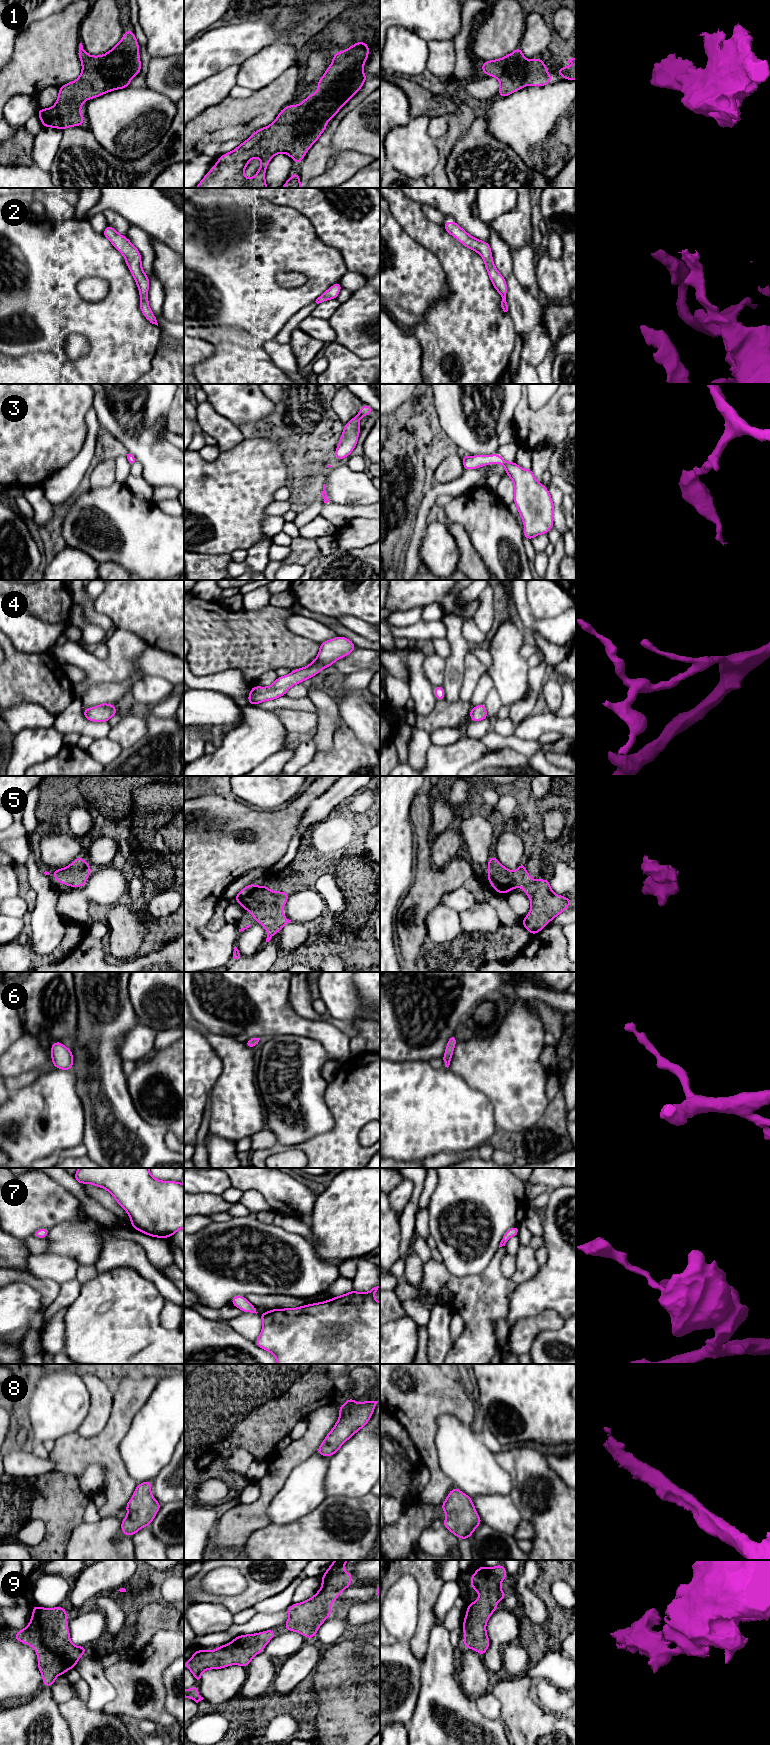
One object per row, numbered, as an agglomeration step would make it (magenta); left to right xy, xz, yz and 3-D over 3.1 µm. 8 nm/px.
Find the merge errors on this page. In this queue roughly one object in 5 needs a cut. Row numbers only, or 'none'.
none

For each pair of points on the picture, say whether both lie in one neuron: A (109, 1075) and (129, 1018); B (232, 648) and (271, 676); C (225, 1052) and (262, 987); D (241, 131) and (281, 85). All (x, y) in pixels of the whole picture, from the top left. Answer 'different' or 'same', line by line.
A: same
B: different
C: different
D: same

